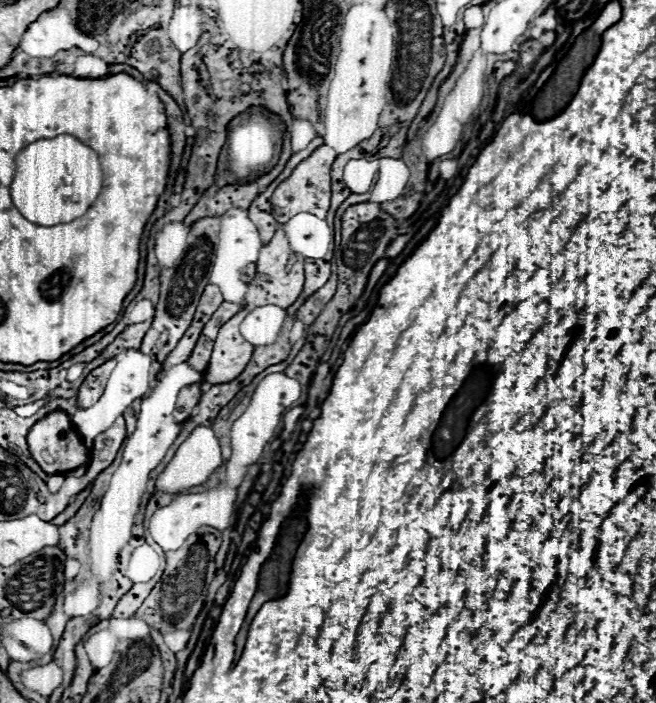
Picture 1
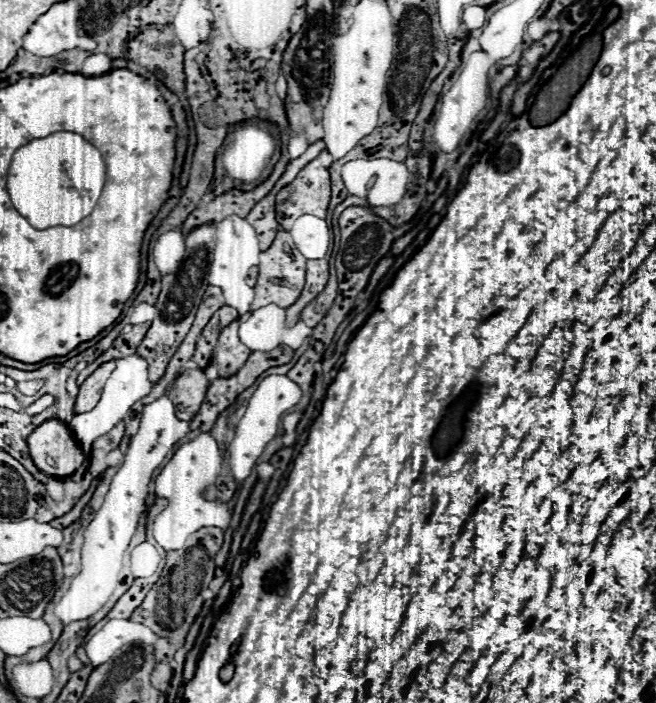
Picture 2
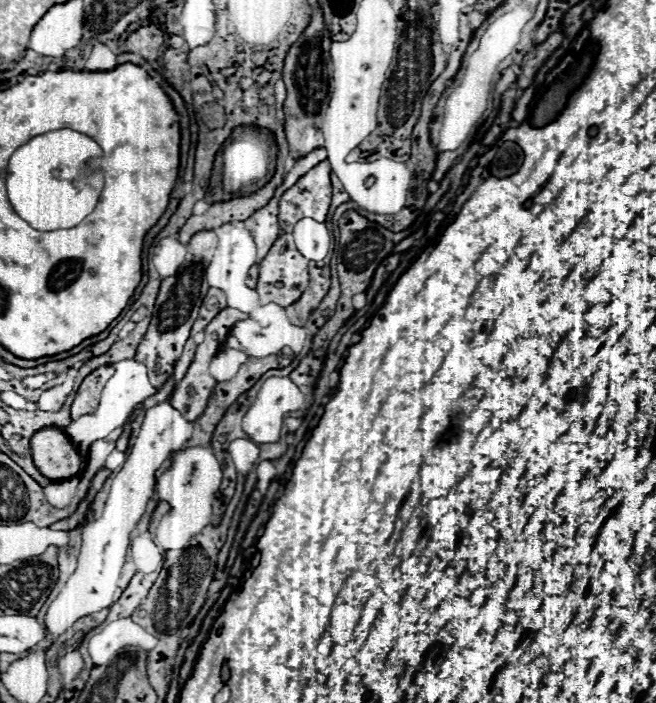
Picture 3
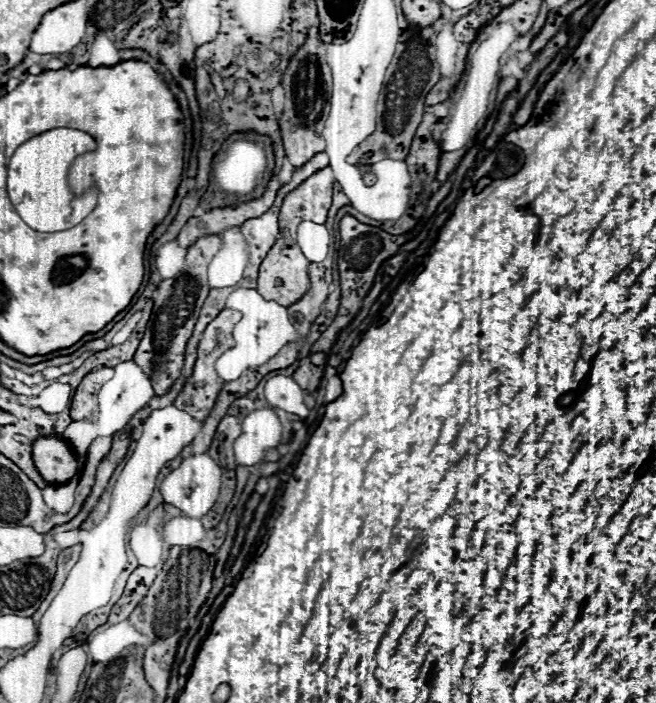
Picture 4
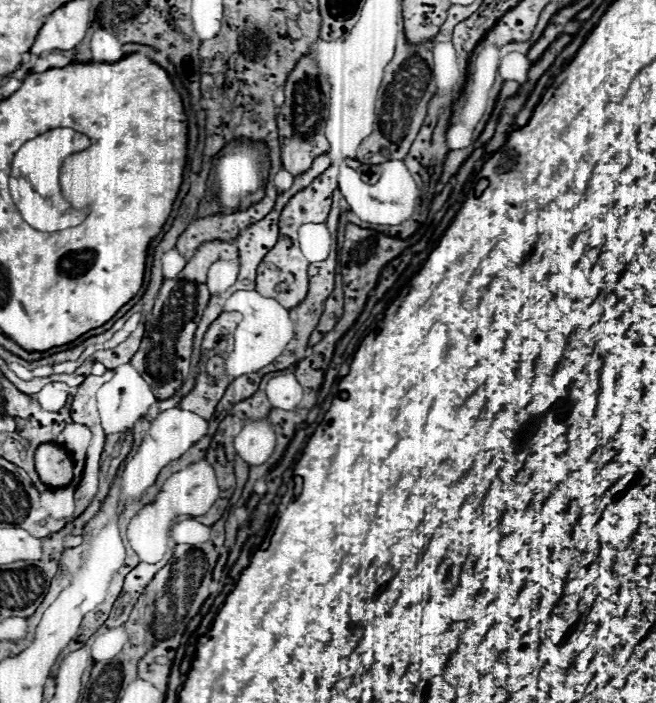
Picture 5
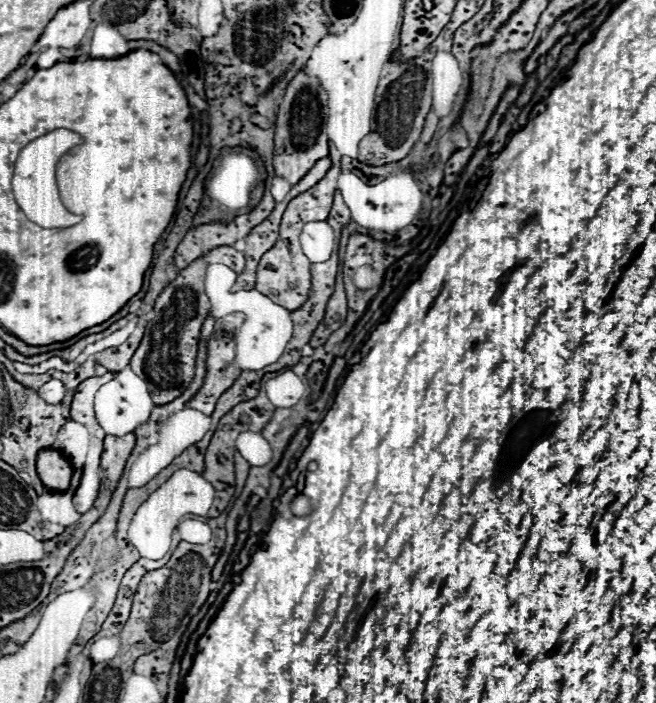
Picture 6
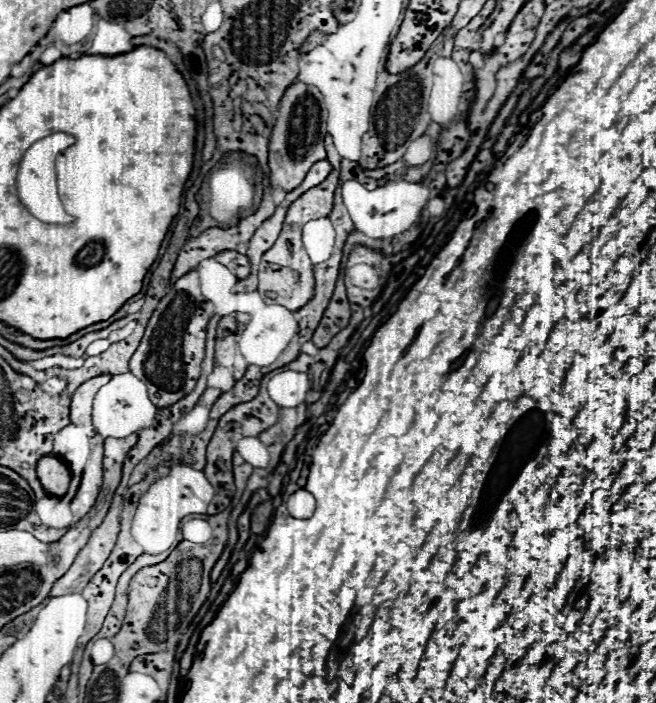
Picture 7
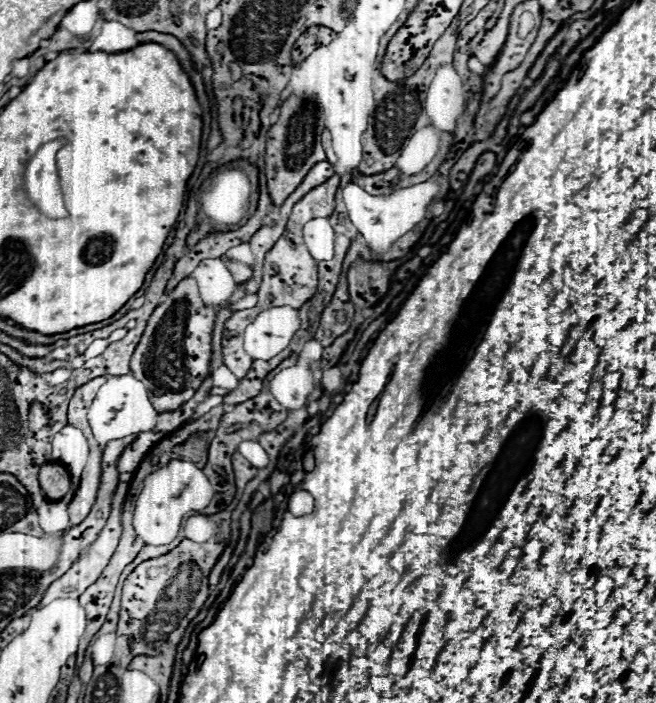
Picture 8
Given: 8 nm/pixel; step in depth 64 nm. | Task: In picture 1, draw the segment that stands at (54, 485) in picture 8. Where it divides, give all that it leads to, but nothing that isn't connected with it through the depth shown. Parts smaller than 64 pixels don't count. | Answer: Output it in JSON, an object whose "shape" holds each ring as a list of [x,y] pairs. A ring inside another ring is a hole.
{"shape":[[[52,410],[42,420],[38,420],[28,432],[28,446],[30,446],[32,458],[38,462],[38,466],[46,474],[70,472],[74,468],[78,468],[80,464],[84,464],[86,456],[88,456],[88,450],[80,438],[78,430],[74,428],[70,416],[64,410]]]}

